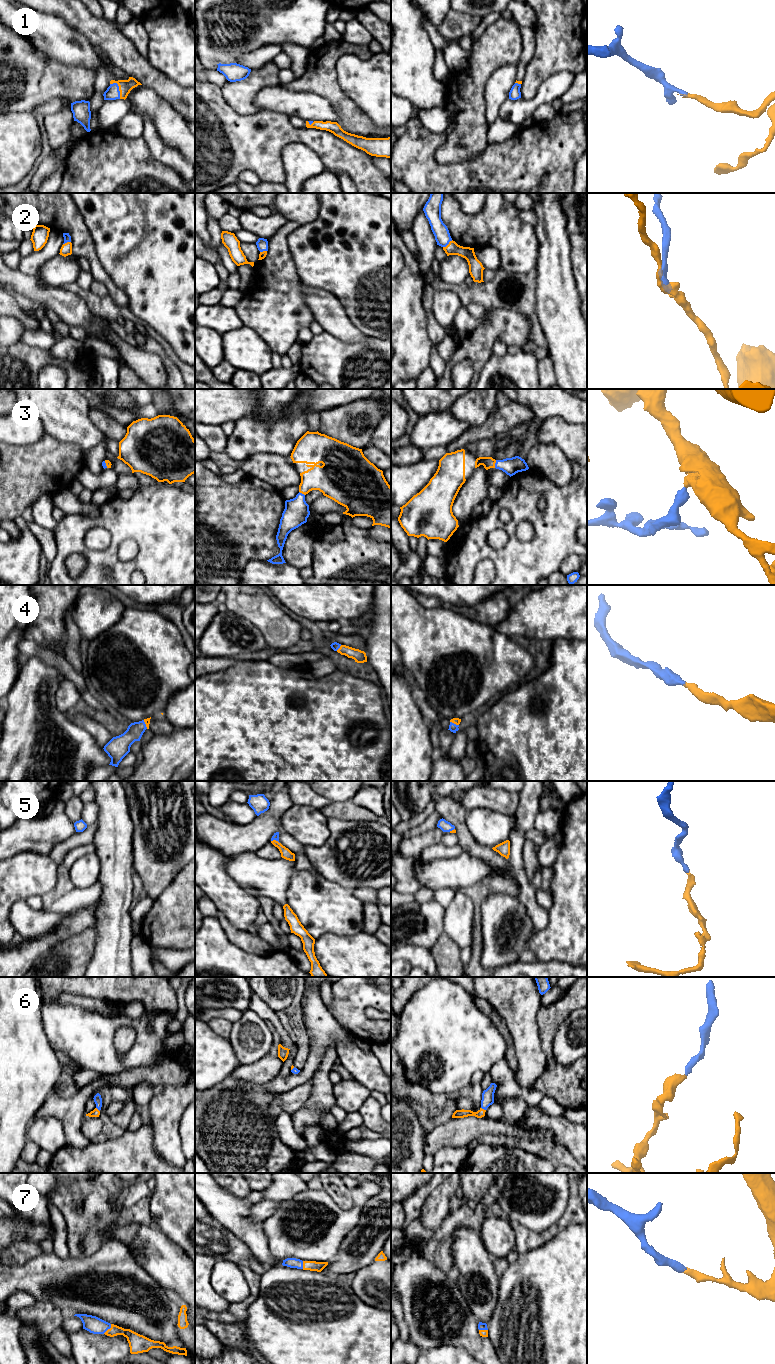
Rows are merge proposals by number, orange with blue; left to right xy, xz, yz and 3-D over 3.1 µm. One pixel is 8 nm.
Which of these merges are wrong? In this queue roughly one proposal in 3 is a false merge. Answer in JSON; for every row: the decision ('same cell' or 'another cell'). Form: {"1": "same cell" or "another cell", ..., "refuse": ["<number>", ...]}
{"1": "same cell", "2": "same cell", "3": "same cell", "4": "same cell", "5": "same cell", "6": "same cell", "7": "same cell", "refuse": []}

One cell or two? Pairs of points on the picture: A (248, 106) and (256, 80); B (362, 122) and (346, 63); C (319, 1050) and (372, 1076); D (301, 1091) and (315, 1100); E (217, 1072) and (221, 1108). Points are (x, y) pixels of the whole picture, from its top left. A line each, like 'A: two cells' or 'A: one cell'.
A: one cell
B: two cells
C: two cells
D: two cells
E: two cells

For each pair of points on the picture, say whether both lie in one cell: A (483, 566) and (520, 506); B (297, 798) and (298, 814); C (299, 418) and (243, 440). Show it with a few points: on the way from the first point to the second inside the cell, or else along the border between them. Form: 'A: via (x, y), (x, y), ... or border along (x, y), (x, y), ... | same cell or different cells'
A: border along (495, 565), (489, 559), (482, 559), (473, 574) | different cells
B: border along (293, 804), (309, 805), (320, 810) | different cells
C: via (285, 431), (278, 437), (257, 437) | same cell

